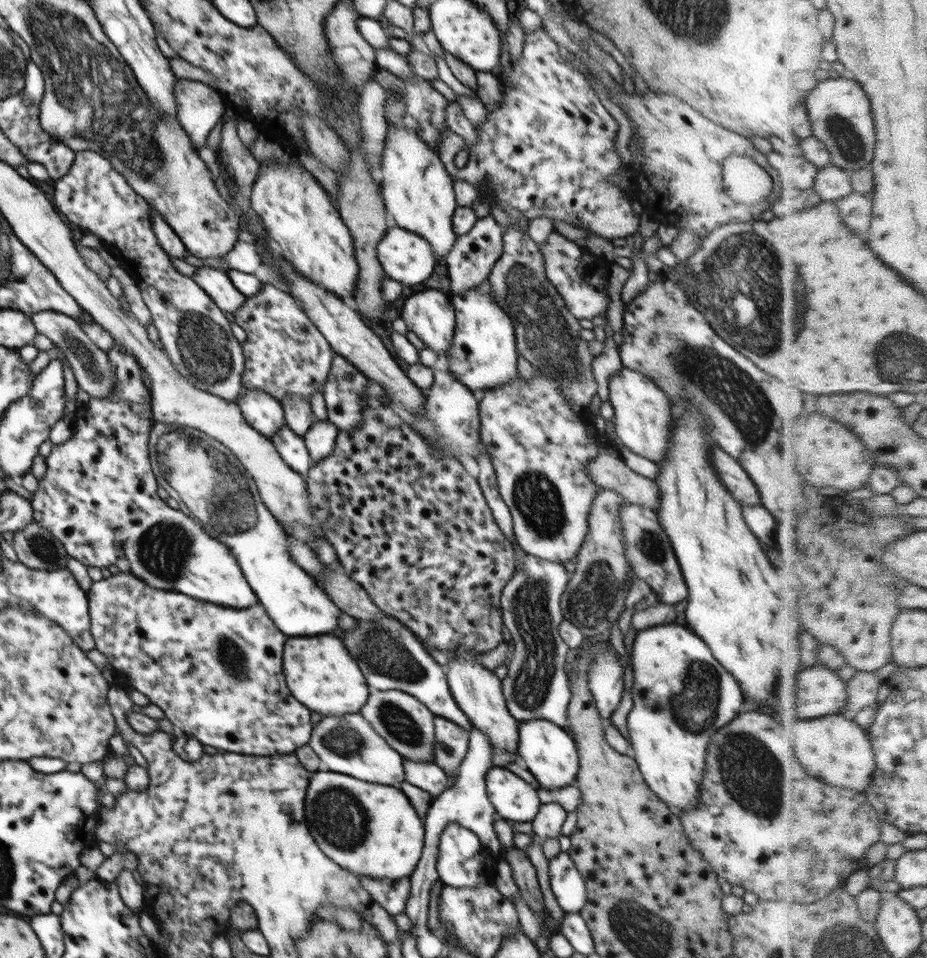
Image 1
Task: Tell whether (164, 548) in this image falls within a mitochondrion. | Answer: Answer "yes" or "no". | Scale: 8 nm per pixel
yes

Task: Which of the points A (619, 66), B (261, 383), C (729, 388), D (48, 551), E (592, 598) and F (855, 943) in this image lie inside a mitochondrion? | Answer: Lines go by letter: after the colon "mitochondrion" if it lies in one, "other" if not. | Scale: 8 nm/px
A: other
B: other
C: mitochondrion
D: mitochondrion
E: mitochondrion
F: mitochondrion

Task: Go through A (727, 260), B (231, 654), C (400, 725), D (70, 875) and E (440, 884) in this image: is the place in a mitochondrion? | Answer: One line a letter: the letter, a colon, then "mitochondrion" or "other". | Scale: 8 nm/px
A: mitochondrion
B: mitochondrion
C: mitochondrion
D: other
E: other

